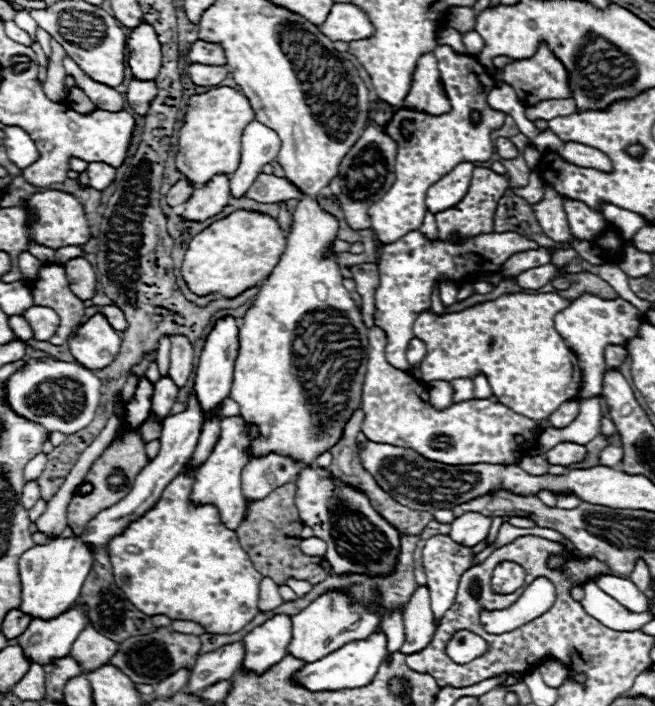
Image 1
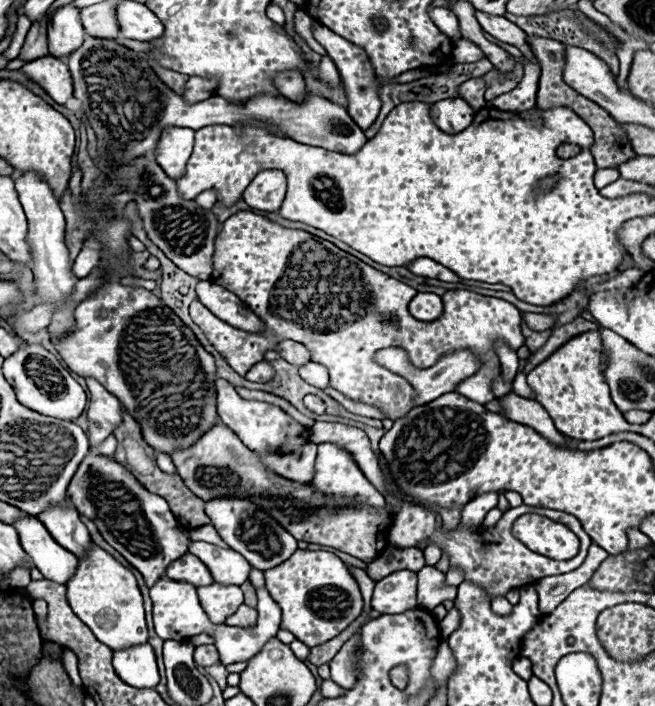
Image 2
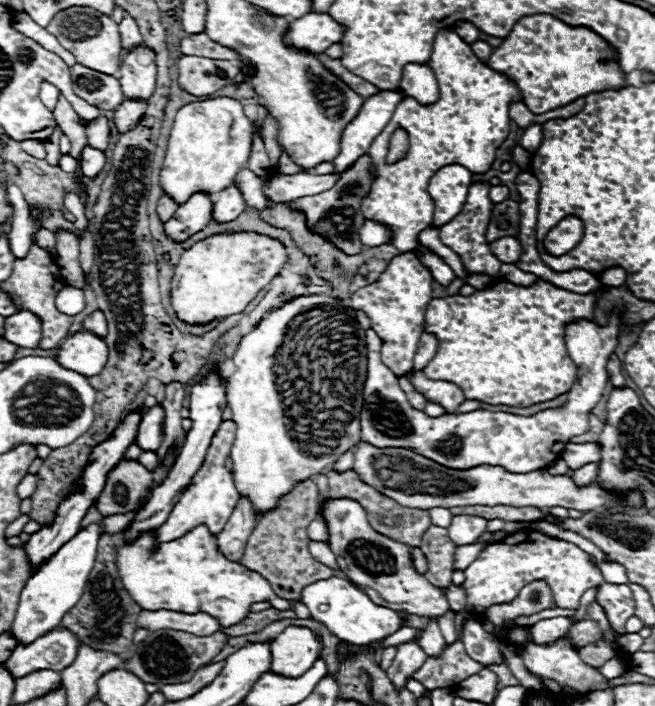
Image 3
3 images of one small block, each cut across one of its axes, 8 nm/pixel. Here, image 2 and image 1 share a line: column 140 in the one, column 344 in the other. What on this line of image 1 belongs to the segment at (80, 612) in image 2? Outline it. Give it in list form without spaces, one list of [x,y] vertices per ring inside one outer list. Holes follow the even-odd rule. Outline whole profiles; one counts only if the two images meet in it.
[[[324,594],[300,614],[292,616],[292,642],[288,644],[288,654],[304,662],[316,662],[346,642],[368,638],[376,626],[378,616],[362,606],[350,606],[350,598],[346,594]]]

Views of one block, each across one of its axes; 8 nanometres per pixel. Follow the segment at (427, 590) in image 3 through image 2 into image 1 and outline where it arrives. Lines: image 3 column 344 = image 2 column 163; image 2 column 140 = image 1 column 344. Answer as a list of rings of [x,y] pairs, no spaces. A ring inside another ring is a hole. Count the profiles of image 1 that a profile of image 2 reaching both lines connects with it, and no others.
[[[304,468],[296,480],[296,508],[306,526],[314,530],[314,536],[328,544],[328,558],[336,574],[368,574],[388,576],[394,572],[396,558],[400,554],[400,534],[392,528],[376,510],[366,494],[332,478],[326,468]]]

